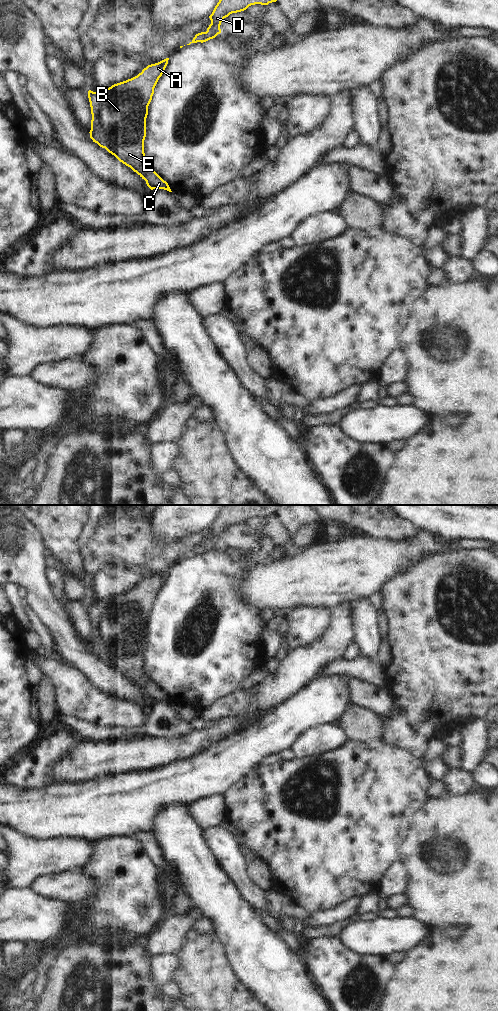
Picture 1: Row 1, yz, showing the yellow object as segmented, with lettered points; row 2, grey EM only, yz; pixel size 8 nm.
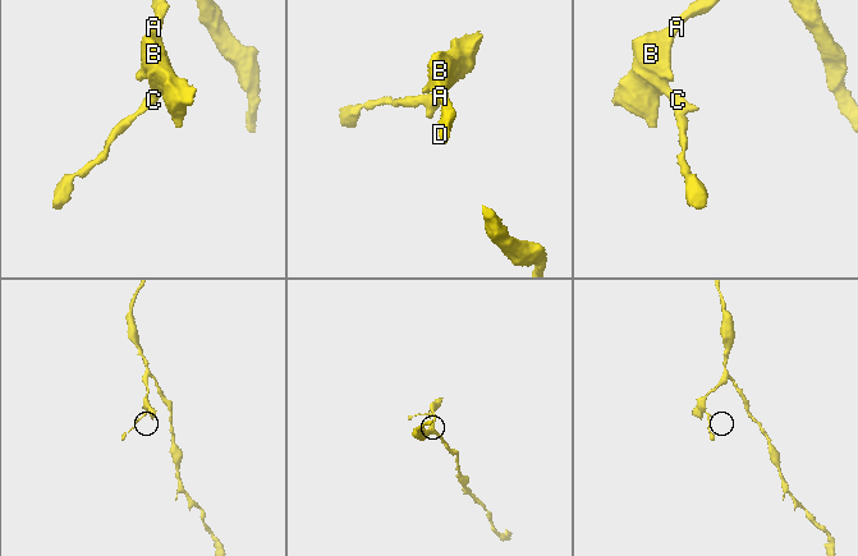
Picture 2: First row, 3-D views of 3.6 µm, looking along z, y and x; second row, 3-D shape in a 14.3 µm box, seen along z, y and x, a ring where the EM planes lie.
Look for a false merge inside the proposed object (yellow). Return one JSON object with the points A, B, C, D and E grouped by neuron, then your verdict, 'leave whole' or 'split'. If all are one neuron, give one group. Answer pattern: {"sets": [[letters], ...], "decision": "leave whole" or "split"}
{"sets": [["A", "B", "C", "D", "E"]], "decision": "leave whole"}

